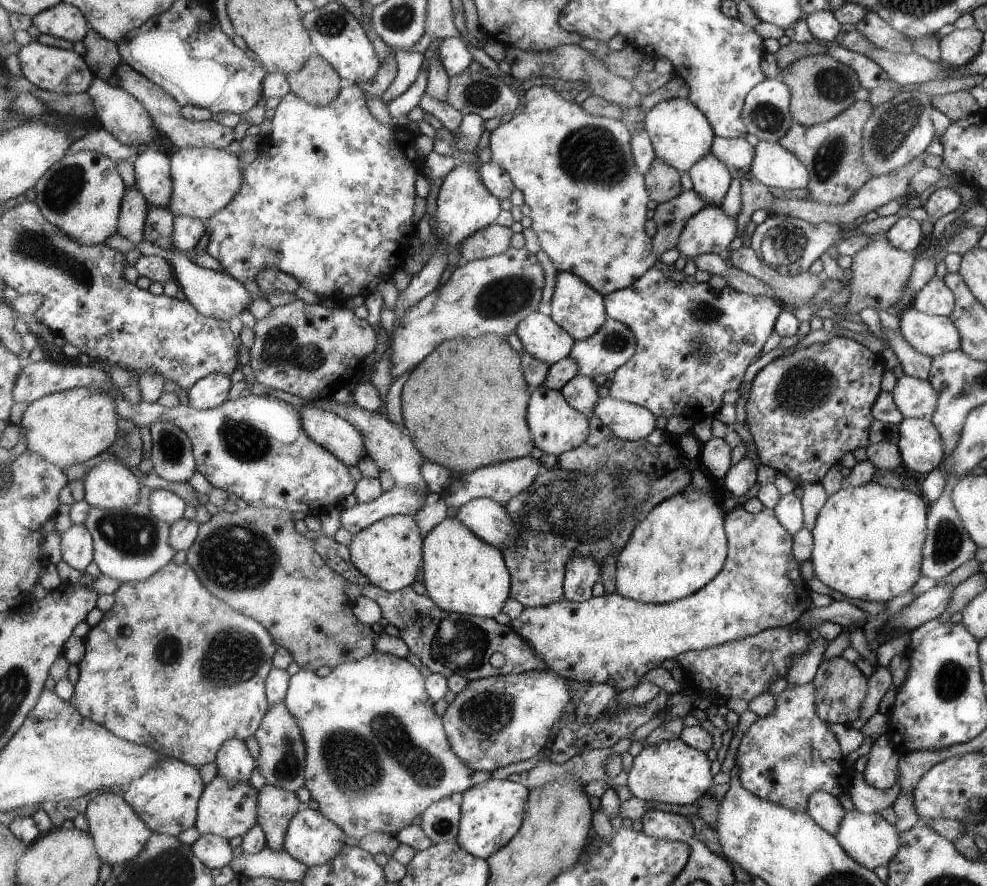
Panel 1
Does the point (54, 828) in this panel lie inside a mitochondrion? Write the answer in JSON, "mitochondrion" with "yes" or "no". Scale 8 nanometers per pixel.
{"mitochondrion":"no"}

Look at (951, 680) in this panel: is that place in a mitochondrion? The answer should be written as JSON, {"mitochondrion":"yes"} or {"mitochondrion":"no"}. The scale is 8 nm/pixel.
{"mitochondrion":"yes"}

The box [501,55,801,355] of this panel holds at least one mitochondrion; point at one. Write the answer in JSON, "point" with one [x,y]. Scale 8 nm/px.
{"point":[589,155]}

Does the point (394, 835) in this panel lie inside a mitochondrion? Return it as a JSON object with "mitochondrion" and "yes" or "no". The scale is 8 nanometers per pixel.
{"mitochondrion":"no"}

